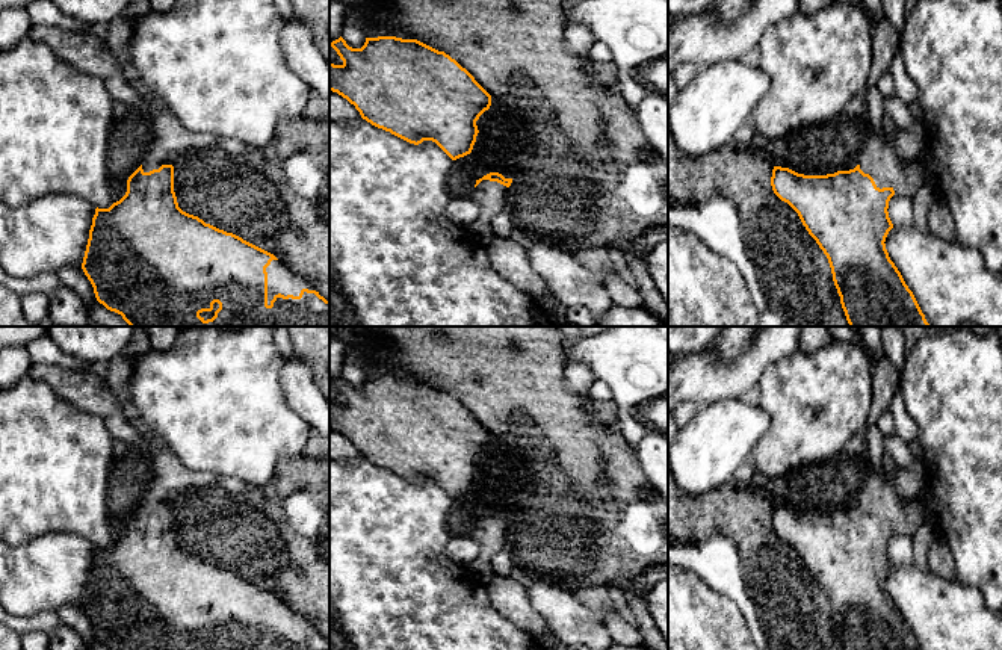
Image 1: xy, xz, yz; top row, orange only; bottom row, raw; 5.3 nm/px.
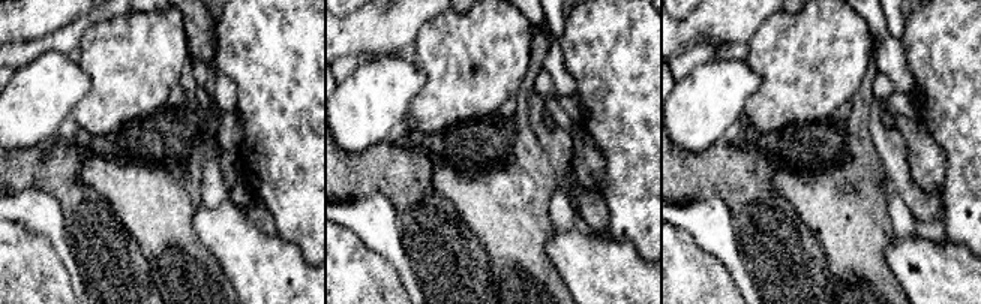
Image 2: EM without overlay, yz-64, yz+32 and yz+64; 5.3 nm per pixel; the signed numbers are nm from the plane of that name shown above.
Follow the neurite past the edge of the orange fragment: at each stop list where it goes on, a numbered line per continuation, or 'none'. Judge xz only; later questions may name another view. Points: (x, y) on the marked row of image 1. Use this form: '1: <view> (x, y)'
1: xz (491, 197)

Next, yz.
1: yz (875, 157)

